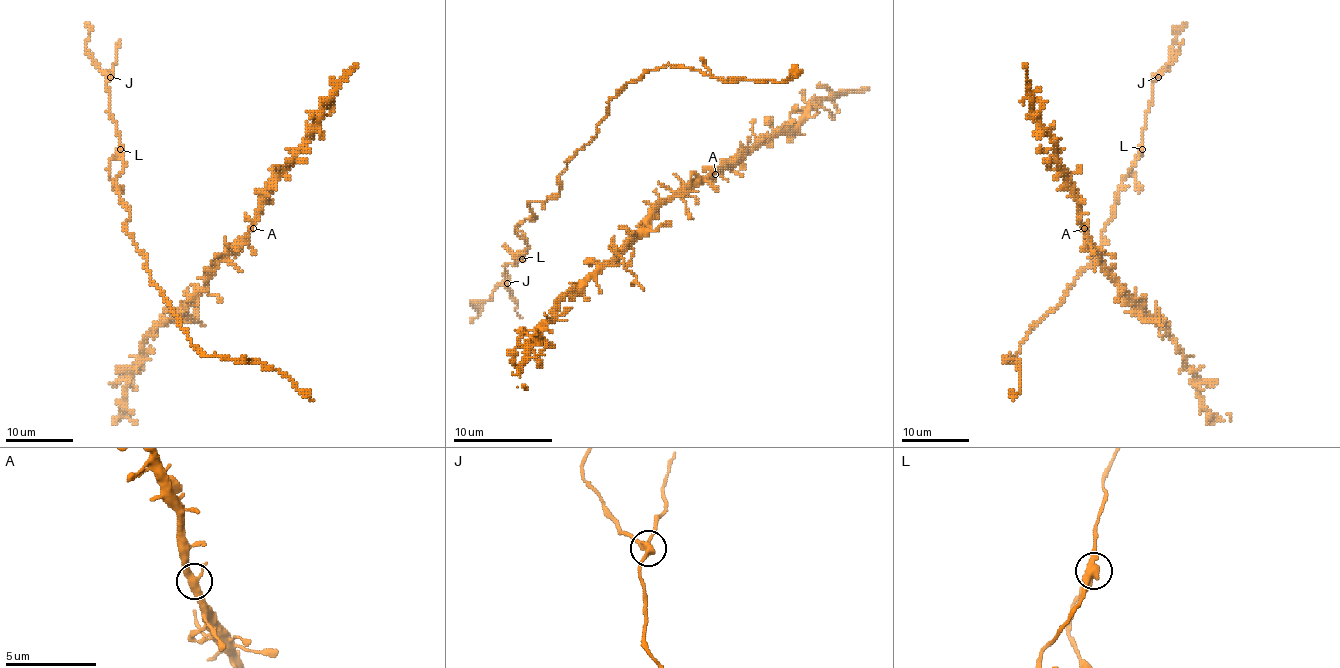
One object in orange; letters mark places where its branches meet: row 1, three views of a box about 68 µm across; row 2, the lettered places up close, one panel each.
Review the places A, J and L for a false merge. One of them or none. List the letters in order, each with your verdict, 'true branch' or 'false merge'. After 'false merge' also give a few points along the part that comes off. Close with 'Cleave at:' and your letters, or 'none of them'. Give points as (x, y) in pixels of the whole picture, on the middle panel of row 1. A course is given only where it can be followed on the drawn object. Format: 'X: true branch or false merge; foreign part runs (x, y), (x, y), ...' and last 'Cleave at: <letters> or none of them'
A: true branch
J: true branch
L: false merge; foreign part runs (522, 258), (505, 246), (525, 253)
Cleave at: L

